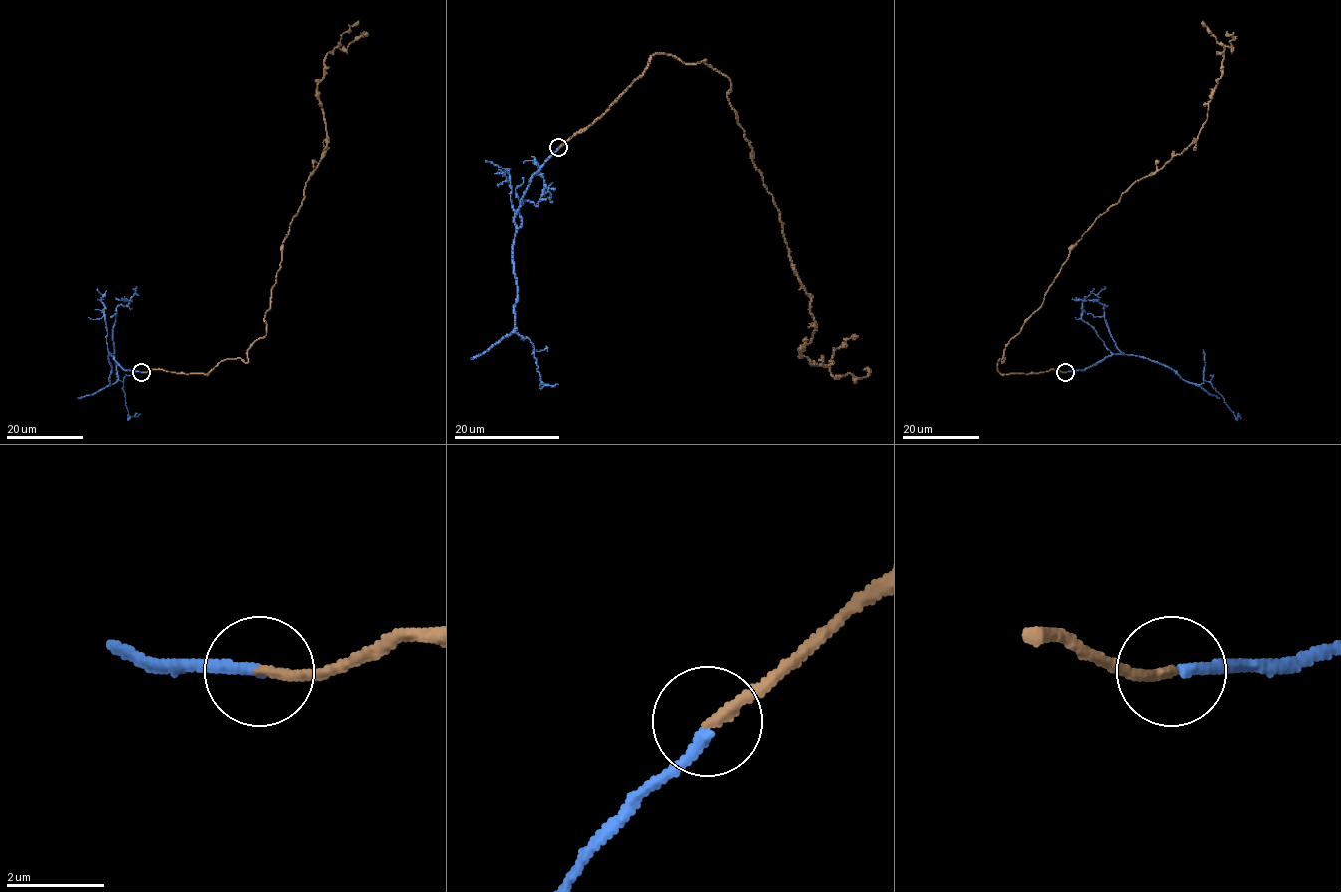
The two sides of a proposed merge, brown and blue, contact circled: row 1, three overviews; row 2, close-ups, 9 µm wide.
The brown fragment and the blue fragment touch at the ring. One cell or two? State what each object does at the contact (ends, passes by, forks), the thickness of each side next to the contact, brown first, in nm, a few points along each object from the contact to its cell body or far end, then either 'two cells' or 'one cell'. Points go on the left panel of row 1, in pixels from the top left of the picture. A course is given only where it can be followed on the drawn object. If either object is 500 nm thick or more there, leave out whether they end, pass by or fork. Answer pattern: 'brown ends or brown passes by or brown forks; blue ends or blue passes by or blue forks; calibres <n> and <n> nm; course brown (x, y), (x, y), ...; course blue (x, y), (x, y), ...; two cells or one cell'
brown ends; blue ends; calibres 200 and 240 nm; course brown (141, 372), (206, 374), (248, 361), (266, 334), (281, 244), (328, 139), (316, 88), (325, 56), (363, 31); course blue (141, 372), (124, 370), (109, 354), (110, 384), (119, 380), (123, 383), (128, 416), (141, 414); one cell

